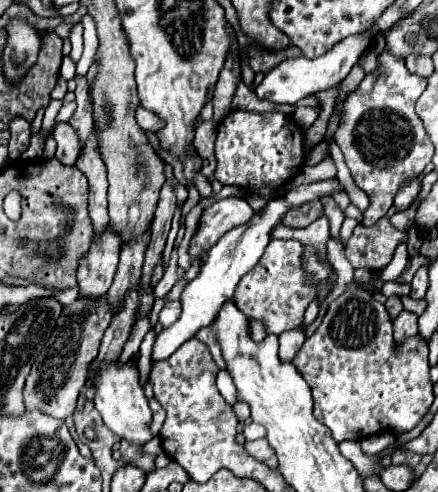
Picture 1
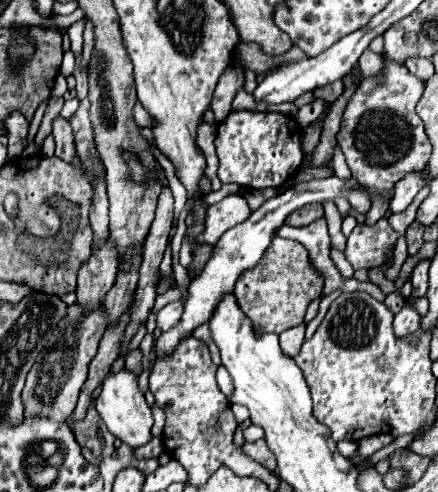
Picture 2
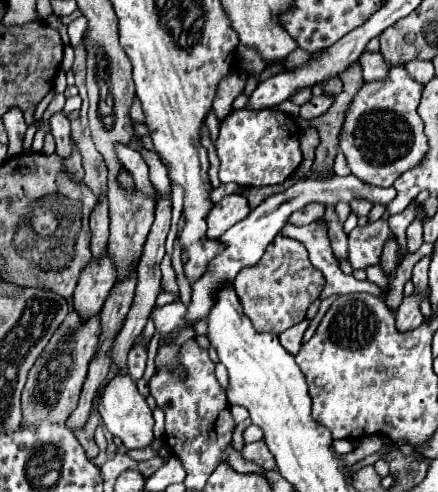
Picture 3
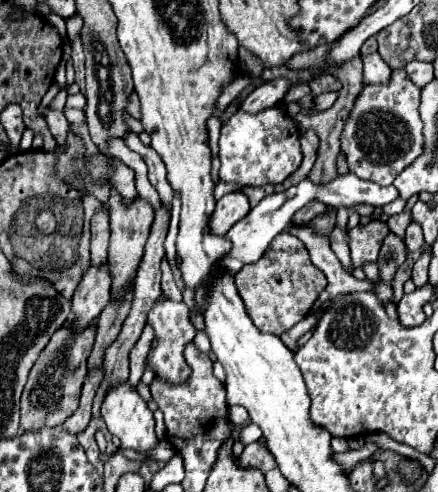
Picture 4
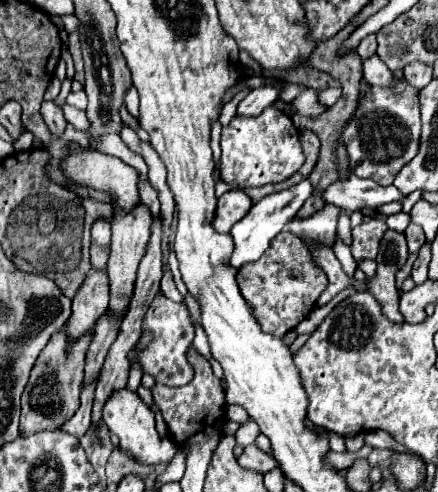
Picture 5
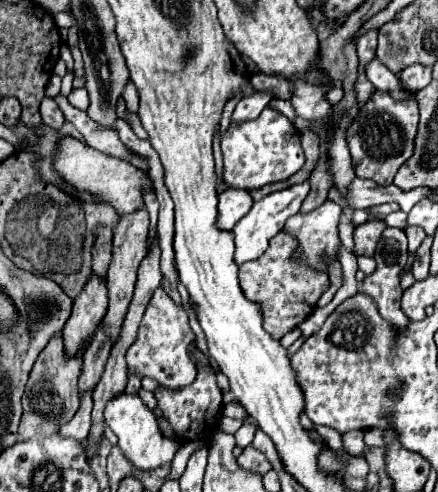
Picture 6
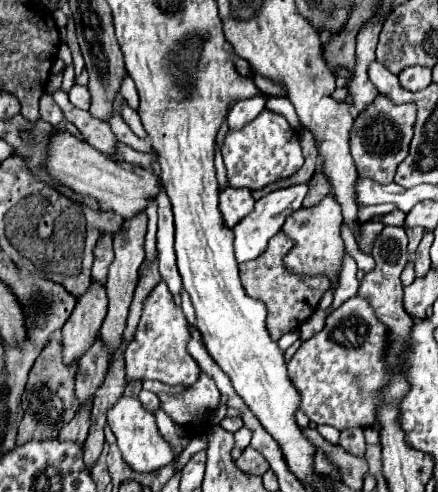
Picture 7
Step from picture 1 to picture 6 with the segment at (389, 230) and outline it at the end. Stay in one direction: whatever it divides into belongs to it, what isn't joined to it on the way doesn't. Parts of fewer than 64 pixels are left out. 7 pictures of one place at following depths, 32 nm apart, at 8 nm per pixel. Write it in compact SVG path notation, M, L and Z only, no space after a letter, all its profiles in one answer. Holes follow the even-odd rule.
M364 222L360 226L354 228L354 252L356 254L364 254L364 256L372 256L372 252L376 250L376 240L380 238L380 232L386 228L384 222Z

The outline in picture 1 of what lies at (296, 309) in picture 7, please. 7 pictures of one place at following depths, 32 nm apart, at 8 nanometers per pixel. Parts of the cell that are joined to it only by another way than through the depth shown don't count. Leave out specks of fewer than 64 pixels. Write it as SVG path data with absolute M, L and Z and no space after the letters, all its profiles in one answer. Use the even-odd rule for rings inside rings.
M270 240L260 264L252 268L236 286L234 302L236 306L256 322L262 322L266 332L282 334L286 330L298 328L304 320L304 312L308 304L316 298L316 286L306 284L306 270L304 270L304 246L298 240Z

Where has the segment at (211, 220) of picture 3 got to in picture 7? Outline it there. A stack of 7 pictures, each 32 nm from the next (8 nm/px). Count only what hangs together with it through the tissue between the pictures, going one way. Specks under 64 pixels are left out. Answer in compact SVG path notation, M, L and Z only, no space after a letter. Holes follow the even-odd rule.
M226 188L220 192L220 212L230 228L252 212L254 202L252 190L248 188Z

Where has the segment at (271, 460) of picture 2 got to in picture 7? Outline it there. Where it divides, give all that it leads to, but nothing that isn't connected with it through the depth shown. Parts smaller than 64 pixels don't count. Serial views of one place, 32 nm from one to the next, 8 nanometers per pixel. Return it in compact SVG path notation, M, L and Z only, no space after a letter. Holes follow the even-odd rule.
M246 448L244 452L242 452L242 456L236 460L236 466L242 470L242 472L246 472L246 474L258 474L258 476L262 476L270 466L268 466L268 462L264 460L264 456L260 456L260 452L256 452L254 448Z

